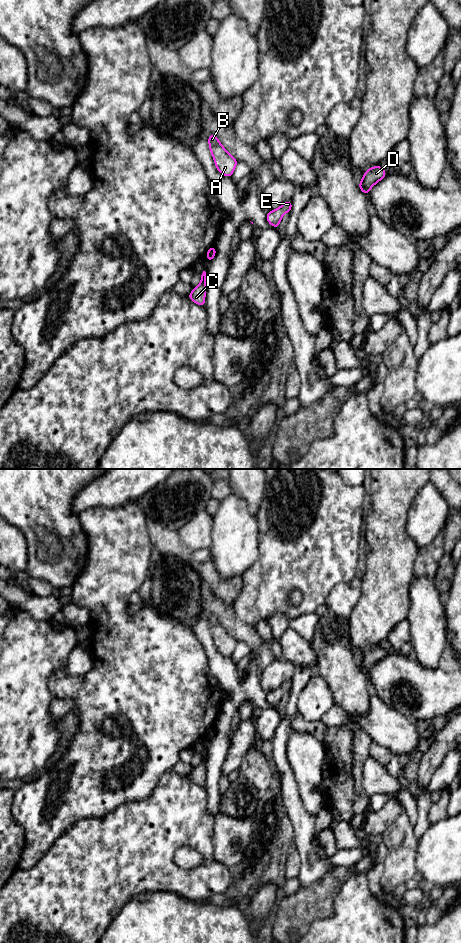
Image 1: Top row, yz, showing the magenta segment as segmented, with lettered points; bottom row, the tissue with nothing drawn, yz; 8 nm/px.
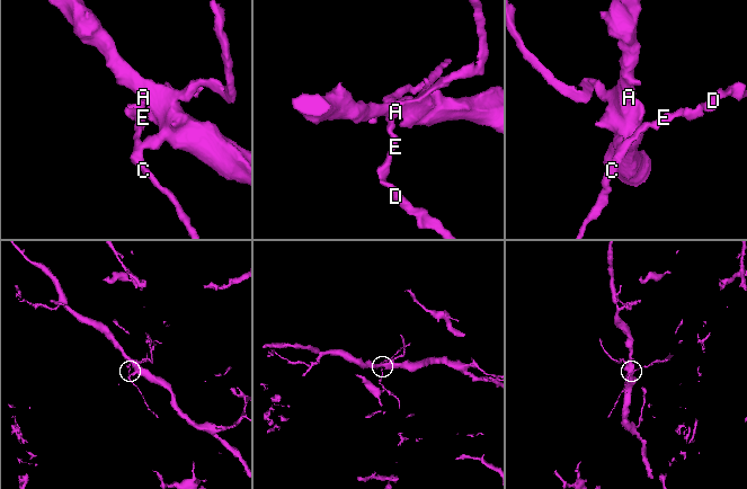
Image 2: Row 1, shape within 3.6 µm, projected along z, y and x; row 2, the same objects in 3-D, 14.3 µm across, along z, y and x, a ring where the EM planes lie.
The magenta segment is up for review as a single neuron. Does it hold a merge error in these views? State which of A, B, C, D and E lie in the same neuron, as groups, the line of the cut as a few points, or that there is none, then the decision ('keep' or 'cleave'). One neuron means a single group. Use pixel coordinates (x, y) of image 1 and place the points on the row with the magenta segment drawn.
A B / C D E; cut in yz along (214, 254), (207, 256); cleave

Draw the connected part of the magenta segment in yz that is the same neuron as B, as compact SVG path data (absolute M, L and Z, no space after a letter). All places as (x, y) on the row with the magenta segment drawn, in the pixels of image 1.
M215 134L209 135L208 143L217 170L225 177L232 176L238 161L222 146Z

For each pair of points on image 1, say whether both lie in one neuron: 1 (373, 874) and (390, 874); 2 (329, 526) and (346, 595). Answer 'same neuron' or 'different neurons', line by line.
1: different neurons
2: different neurons

